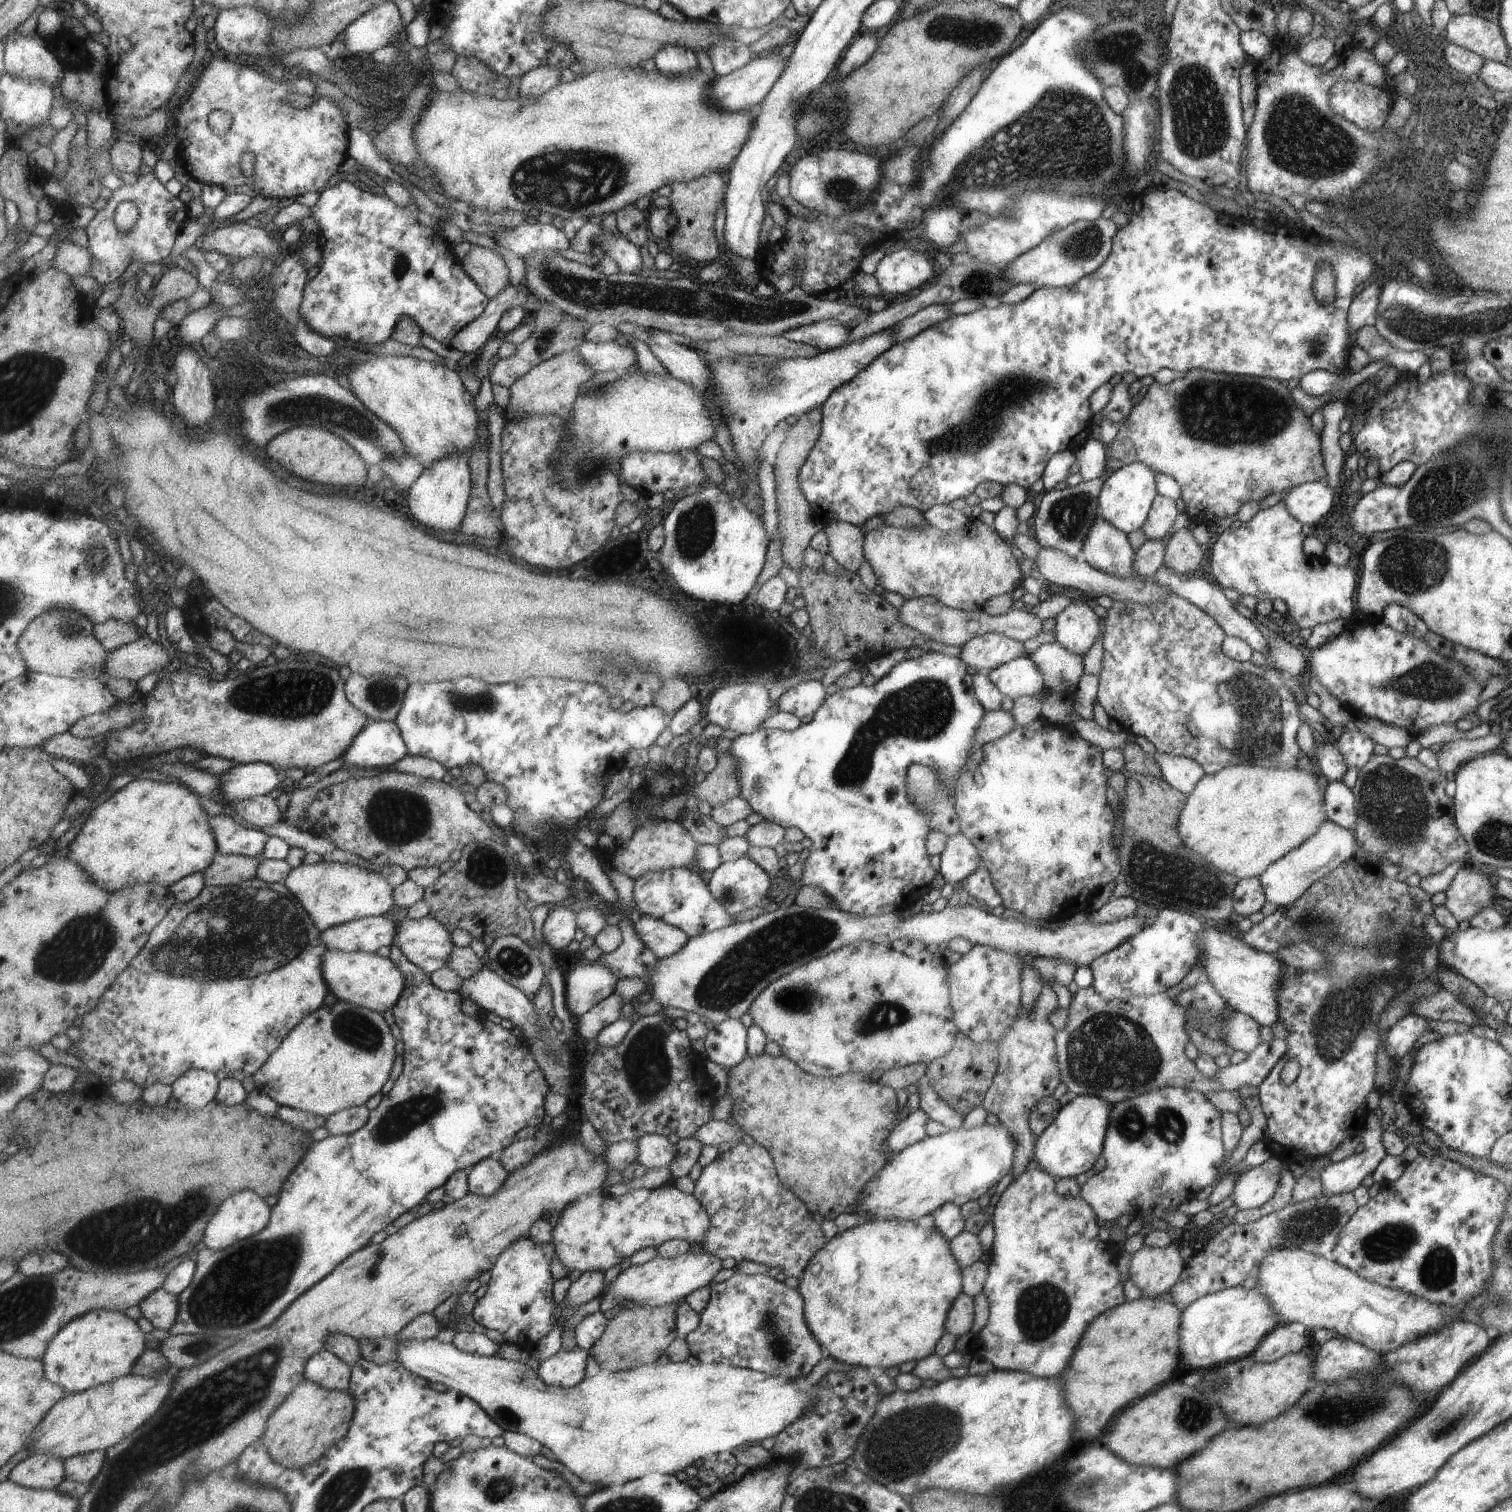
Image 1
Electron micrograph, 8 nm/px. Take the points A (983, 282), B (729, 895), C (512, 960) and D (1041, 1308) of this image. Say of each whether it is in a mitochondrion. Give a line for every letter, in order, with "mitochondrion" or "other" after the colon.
A: mitochondrion
B: mitochondrion
C: mitochondrion
D: mitochondrion

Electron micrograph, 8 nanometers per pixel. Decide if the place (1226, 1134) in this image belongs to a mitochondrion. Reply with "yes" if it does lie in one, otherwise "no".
no

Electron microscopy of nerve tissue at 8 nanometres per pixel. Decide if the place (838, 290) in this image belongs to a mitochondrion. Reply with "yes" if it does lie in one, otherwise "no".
no

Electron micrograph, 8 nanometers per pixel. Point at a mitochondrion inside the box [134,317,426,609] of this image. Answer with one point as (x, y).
(321, 409)

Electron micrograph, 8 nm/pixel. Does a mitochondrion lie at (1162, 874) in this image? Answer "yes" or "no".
yes

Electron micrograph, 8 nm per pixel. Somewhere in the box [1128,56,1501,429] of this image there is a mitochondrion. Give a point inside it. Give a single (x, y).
(1301, 139)

